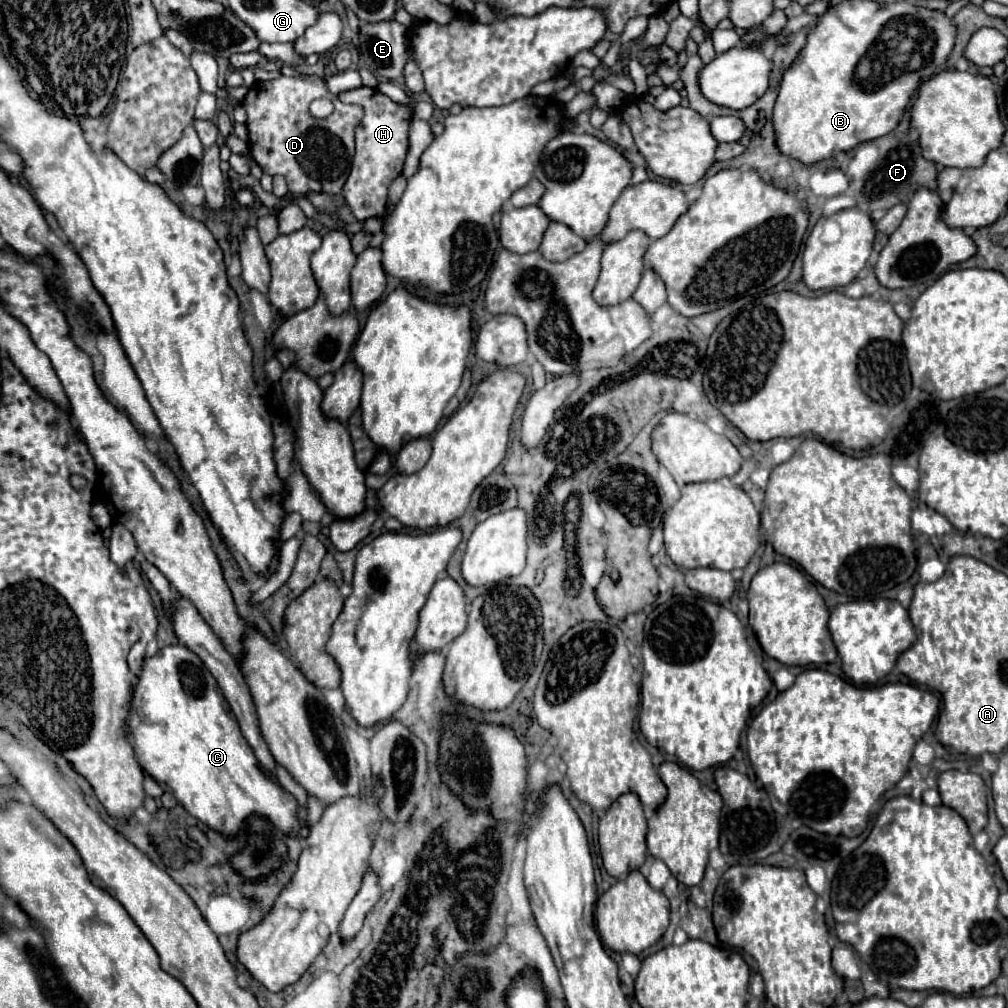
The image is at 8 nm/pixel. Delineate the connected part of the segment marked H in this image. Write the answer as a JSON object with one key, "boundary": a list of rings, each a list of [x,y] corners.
{"boundary":[[[357,87],[339,95],[341,103],[357,103],[365,109],[365,117],[355,129],[357,151],[353,157],[349,179],[343,187],[343,197],[347,207],[353,211],[357,221],[369,217],[383,217],[387,209],[387,191],[393,179],[403,171],[403,161],[407,155],[407,133],[411,123],[411,105],[401,105],[391,101],[387,95],[373,87]]]}

